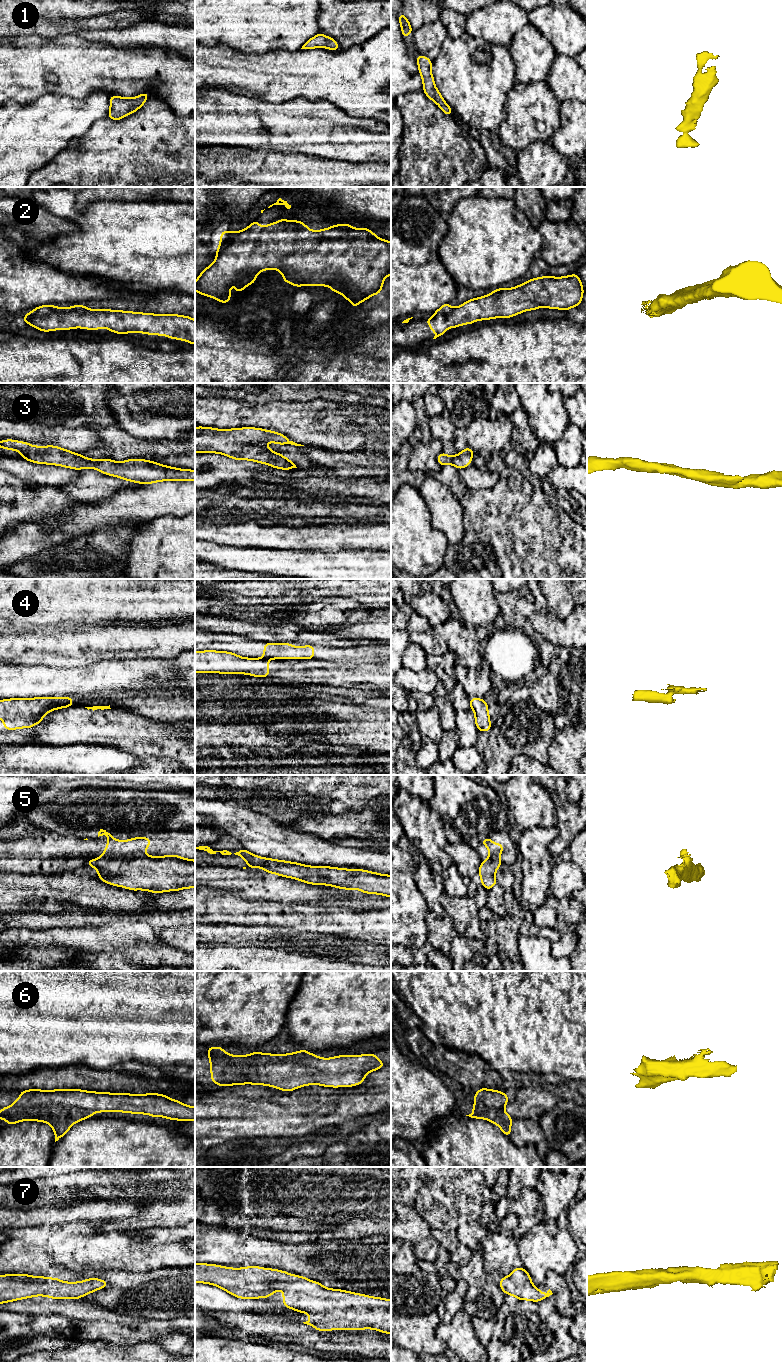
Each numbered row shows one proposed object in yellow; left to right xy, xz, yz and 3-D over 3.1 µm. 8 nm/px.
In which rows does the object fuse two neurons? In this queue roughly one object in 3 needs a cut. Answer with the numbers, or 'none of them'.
4, 5

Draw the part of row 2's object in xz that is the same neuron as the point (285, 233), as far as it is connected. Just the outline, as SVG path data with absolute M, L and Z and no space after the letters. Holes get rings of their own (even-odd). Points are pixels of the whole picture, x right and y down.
M282 218L278 222L261 227L256 219L246 229L237 232L223 230L220 235L220 245L216 249L216 259L197 277L195 290L200 295L209 296L222 303L231 301L230 286L236 285L239 294L247 285L252 285L258 273L275 268L283 274L283 282L296 287L307 284L310 286L330 286L331 292L338 292L345 300L350 300L353 309L372 295L381 293L386 276L391 275L391 242L377 237L370 229L354 229L349 224L332 225L319 231L310 230L306 224L298 221L287 221Z

